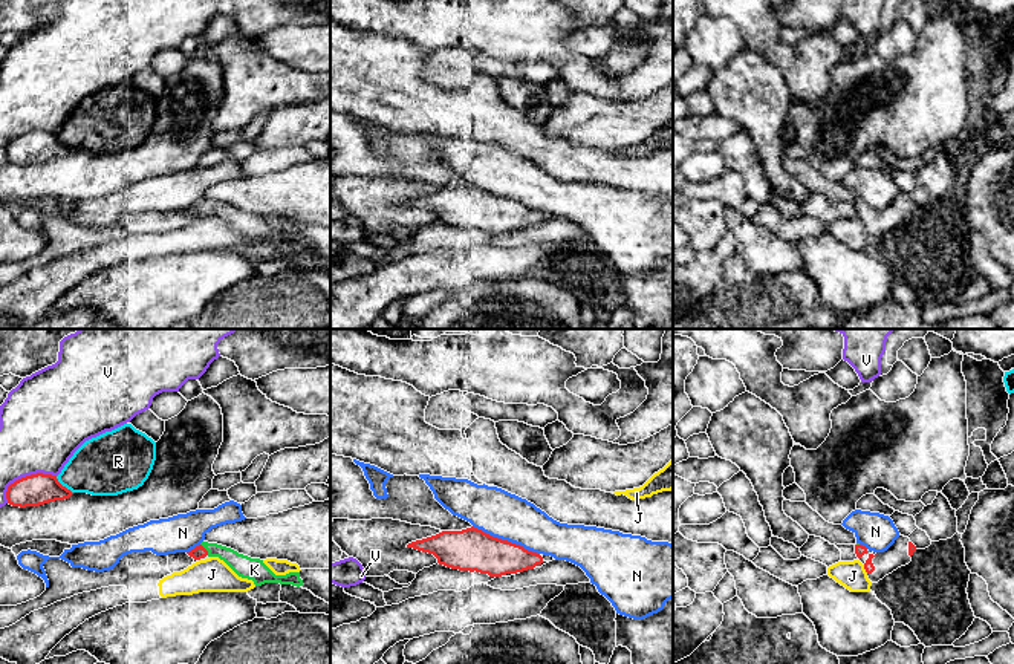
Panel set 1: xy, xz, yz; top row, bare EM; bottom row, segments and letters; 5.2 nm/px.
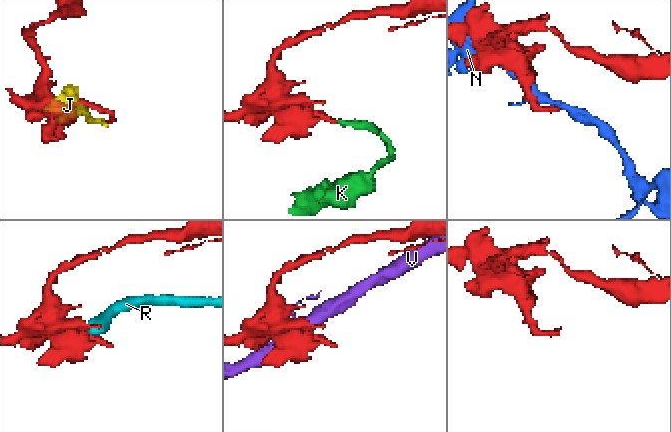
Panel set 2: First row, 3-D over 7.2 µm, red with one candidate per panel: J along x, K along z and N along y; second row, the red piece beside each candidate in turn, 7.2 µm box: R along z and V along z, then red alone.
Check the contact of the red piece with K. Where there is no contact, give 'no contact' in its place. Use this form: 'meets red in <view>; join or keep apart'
meets red in xy; join

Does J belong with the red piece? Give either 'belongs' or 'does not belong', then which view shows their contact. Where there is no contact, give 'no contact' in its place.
does not belong; meets red in yz

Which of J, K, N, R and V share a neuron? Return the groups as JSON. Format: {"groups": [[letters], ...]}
{"groups": [["J", "V"], ["K"], ["N"], ["R"]]}

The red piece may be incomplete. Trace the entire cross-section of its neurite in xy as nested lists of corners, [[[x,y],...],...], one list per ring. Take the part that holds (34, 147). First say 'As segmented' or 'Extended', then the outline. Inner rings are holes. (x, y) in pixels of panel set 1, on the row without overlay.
As segmented. [[[37,130],[11,141],[6,148],[6,156],[12,164],[26,165],[64,158],[72,151],[70,147],[58,139],[57,133]]]

